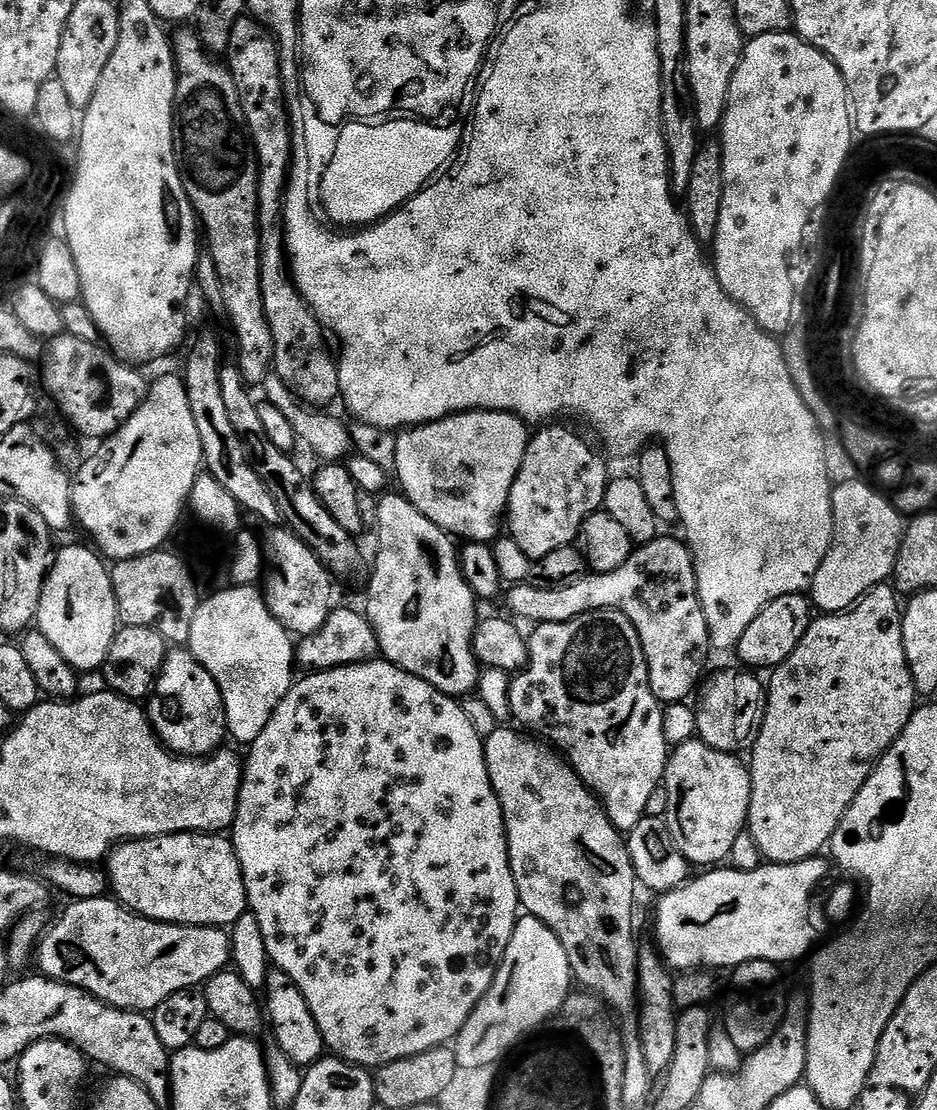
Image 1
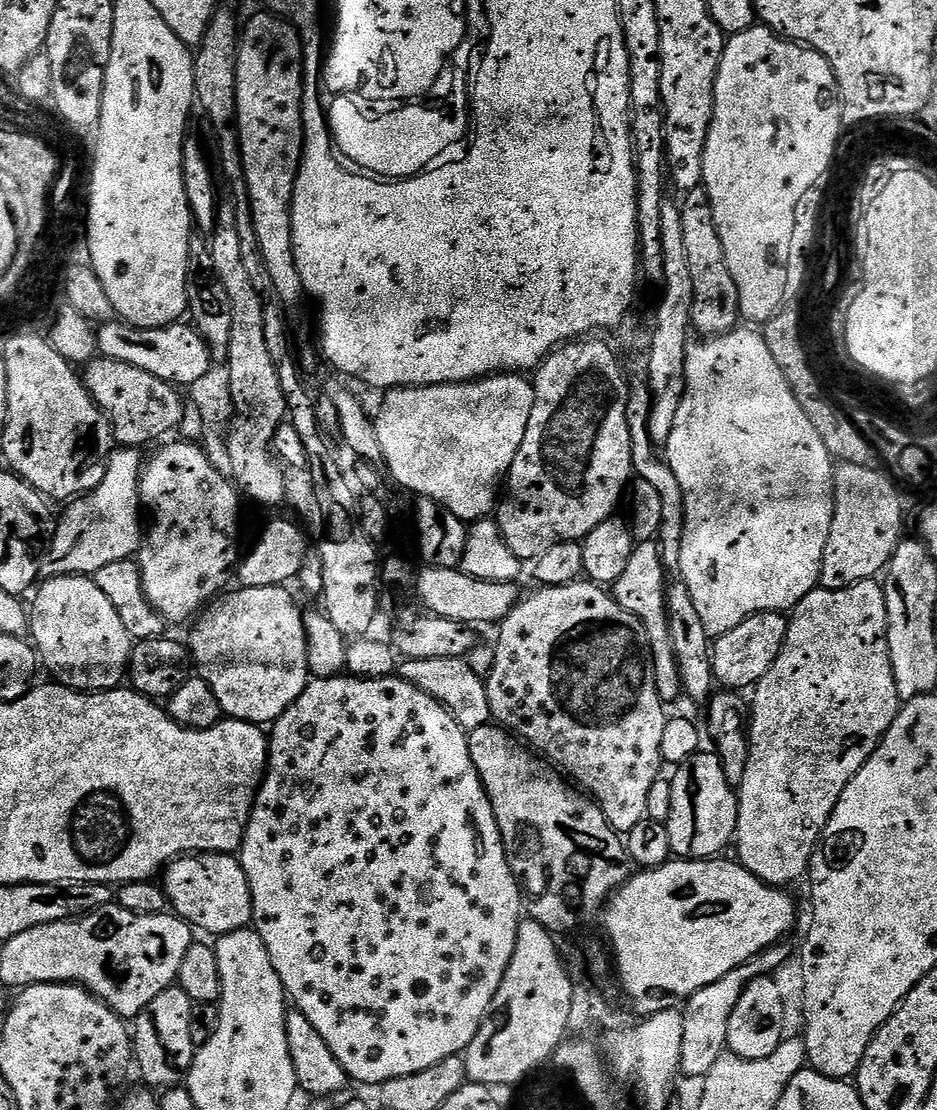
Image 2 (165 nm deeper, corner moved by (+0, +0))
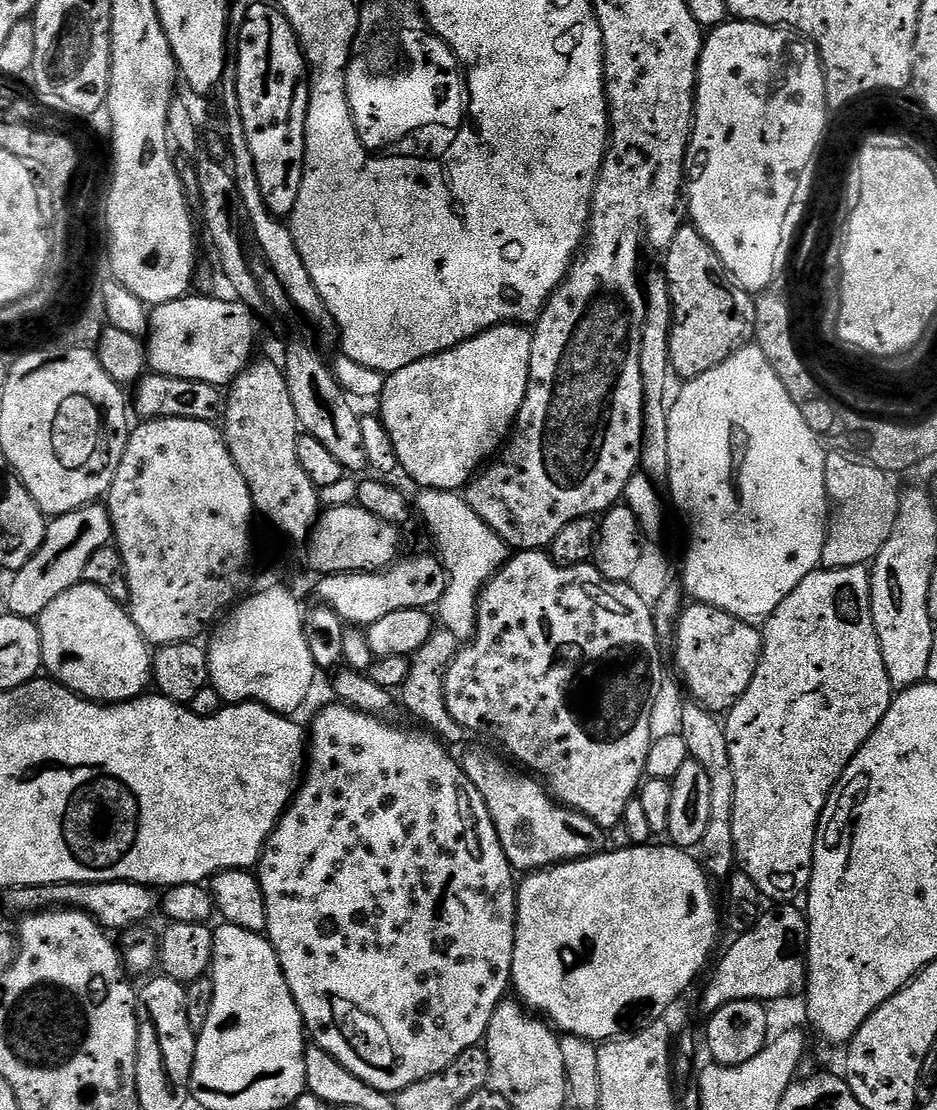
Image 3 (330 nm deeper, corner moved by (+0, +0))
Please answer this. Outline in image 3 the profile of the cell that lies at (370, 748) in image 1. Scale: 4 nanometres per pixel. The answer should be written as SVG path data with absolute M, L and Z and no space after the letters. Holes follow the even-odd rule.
M339 702L331 703L313 718L312 728L310 724L310 731L306 736L306 771L303 773L302 783L299 785L296 795L293 796L291 804L284 811L283 818L276 823L276 829L268 835L268 841L264 843L264 853L260 856L258 879L266 902L266 926L268 927L266 935L278 954L278 962L282 966L284 977L290 986L290 994L294 994L294 1002L304 1019L307 1035L311 1039L312 1036L316 1039L313 1040L315 1047L326 1050L326 1054L330 1054L338 1062L342 1062L342 1066L346 1066L346 1070L350 1070L350 1074L354 1074L362 1082L374 1086L379 1092L395 1094L406 1086L414 1086L414 1082L422 1082L422 1078L430 1078L434 1074L446 1070L446 1066L450 1066L450 1062L454 1062L454 1058L458 1058L458 1054L462 1054L462 1050L477 1047L488 1035L490 1018L500 1001L505 999L507 992L504 991L509 991L512 982L518 880L514 875L511 862L508 861L502 850L502 842L498 842L496 827L490 818L482 794L478 794L478 786L474 786L474 782L470 782L470 778L466 778L461 761L457 757L455 760L447 752L449 749L435 735L429 734L427 731L424 731L425 733L411 732L408 728L395 728L394 725L387 724L387 719L359 712Z

